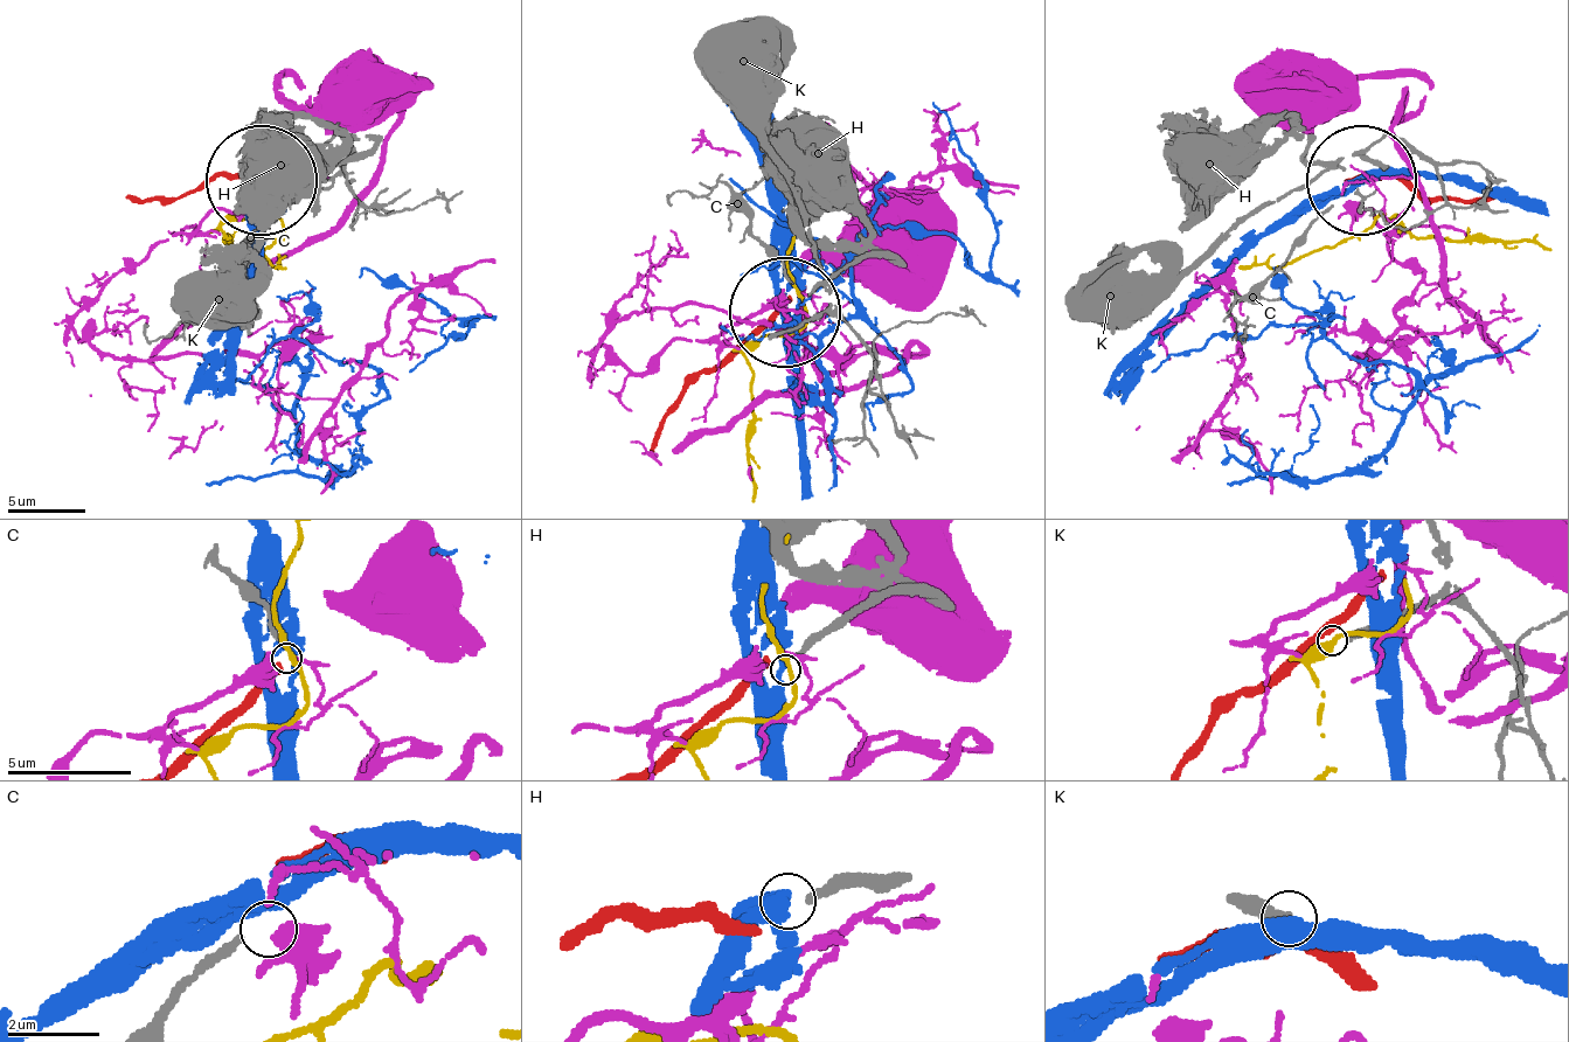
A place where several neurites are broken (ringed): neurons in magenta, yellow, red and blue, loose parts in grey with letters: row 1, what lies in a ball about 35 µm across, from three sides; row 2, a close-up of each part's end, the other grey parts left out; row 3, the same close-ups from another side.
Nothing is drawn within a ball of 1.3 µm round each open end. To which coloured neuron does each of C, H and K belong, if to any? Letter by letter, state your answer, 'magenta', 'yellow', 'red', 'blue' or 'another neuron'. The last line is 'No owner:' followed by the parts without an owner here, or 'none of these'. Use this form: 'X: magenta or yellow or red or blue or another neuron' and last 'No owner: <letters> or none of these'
C: magenta
H: another neuron
K: another neuron
No owner: H, K

